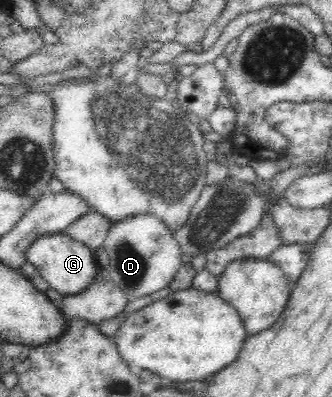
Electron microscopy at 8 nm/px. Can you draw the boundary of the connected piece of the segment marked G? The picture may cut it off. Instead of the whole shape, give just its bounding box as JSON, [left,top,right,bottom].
[25,232,101,296]

